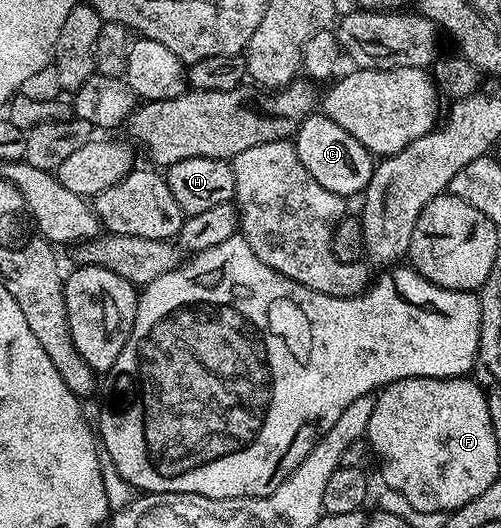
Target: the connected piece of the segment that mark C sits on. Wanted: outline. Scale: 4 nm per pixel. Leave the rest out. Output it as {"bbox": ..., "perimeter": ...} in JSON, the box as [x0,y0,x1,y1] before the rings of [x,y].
{"bbox":[295,111,375,199],"perimeter":[[[314,111],[299,122],[295,144],[303,167],[307,167],[315,183],[346,199],[352,199],[356,193],[357,196],[364,194],[375,168],[374,154],[365,149],[363,143],[359,143],[350,133],[343,131],[339,123],[326,117],[324,112]]]}

